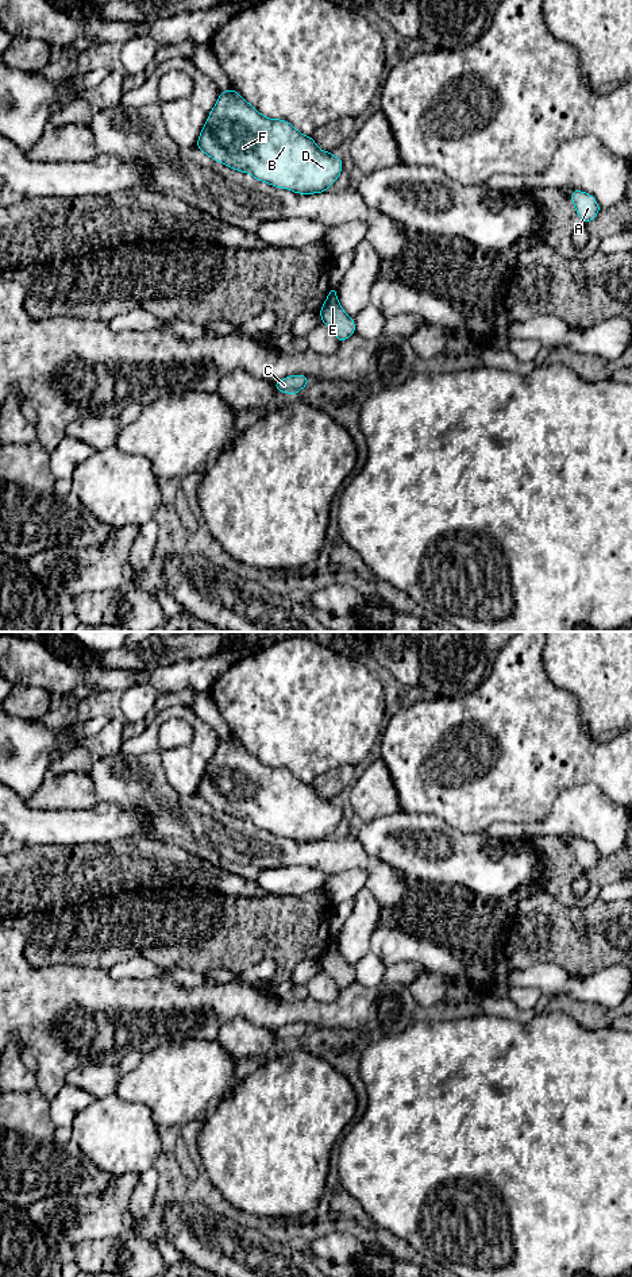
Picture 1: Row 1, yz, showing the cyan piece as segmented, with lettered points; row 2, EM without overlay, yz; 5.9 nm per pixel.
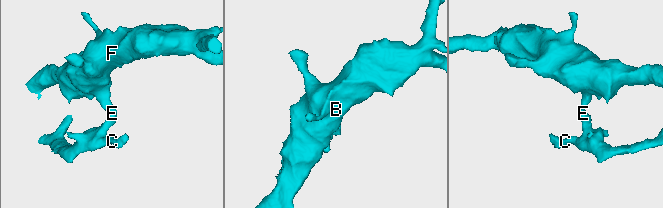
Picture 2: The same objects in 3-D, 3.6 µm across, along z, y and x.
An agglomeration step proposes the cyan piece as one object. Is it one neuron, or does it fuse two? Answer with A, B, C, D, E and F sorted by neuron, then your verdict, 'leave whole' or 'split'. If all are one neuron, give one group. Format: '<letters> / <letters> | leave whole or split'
A B D F / C E | split

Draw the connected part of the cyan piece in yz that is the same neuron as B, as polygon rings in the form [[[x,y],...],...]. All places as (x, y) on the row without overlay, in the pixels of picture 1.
[[[232,736],[220,740],[196,795],[216,810],[298,842],[327,840],[343,814],[286,768],[262,764]]]

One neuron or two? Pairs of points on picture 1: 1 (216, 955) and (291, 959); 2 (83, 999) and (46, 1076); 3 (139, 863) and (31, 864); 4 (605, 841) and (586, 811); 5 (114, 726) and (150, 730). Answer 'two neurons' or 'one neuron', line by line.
1: one neuron
2: one neuron
3: one neuron
4: one neuron
5: two neurons

